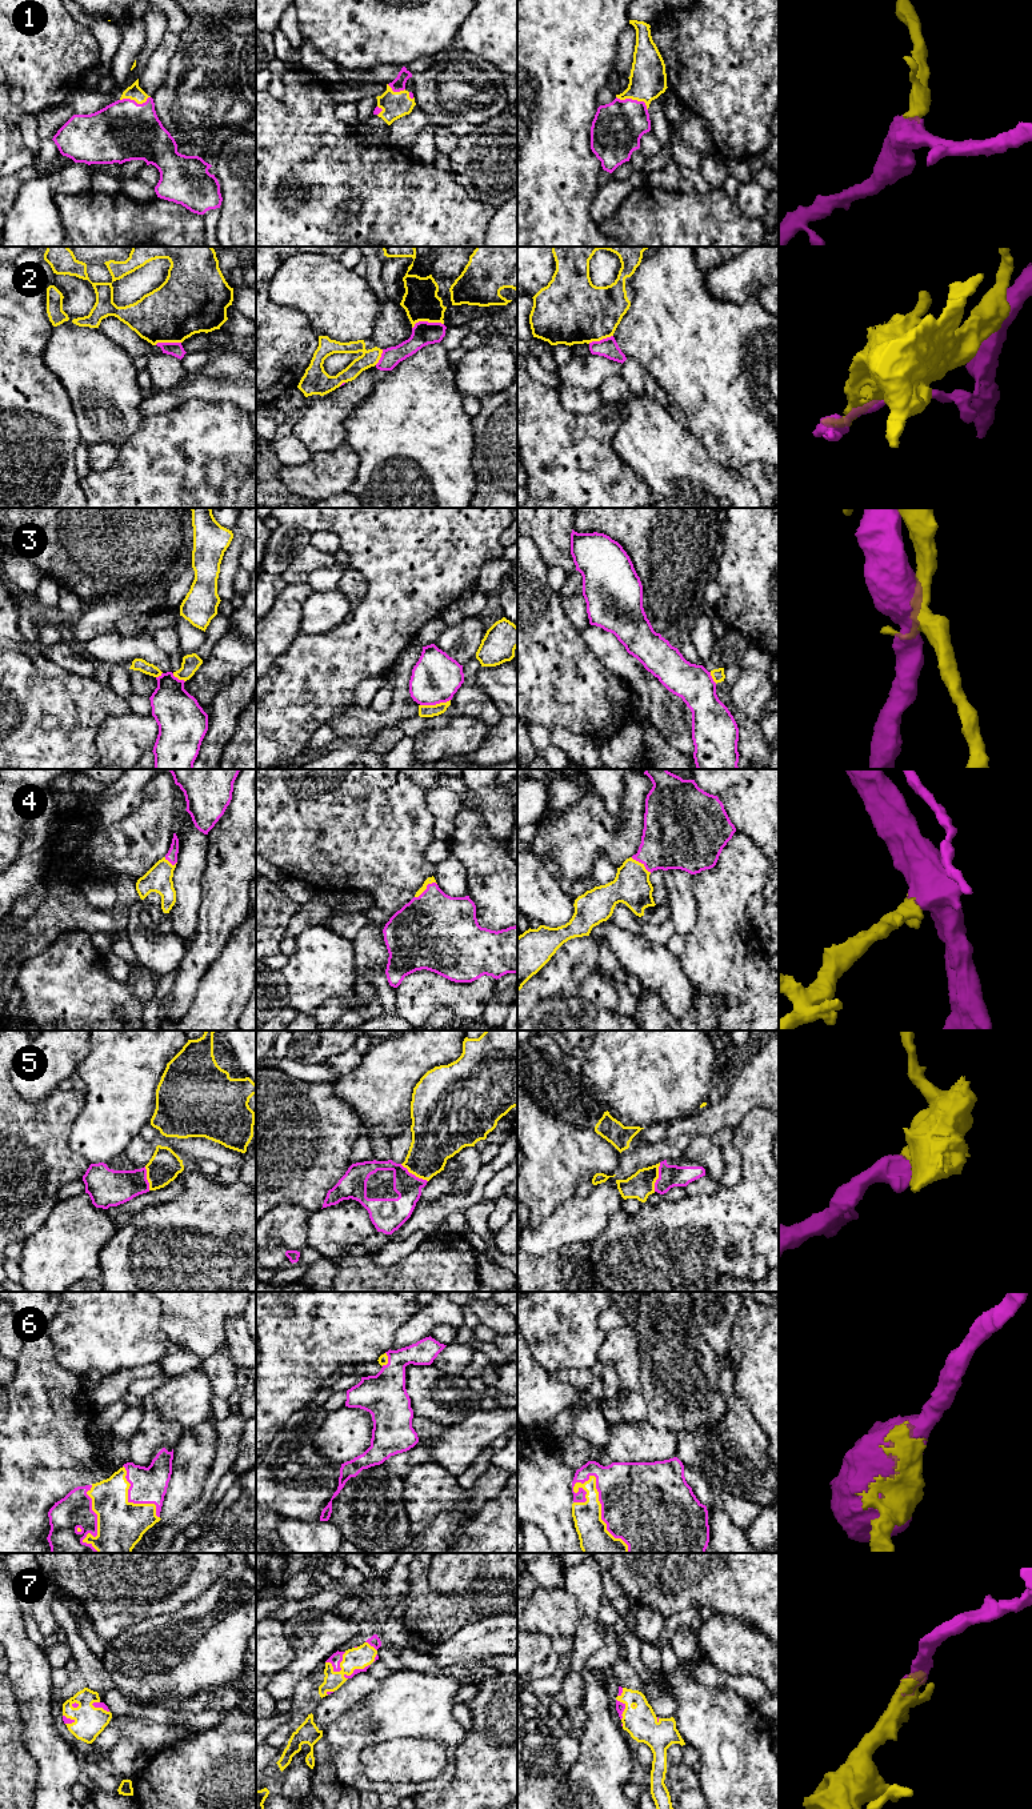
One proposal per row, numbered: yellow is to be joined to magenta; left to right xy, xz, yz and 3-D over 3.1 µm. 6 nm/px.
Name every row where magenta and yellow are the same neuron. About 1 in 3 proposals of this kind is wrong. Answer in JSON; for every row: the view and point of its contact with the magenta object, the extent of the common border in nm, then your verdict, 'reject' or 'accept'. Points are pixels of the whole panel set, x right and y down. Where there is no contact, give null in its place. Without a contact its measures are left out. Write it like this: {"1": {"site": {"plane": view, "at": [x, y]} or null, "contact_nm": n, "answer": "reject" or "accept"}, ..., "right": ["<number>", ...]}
{"1": {"site": {"plane": "yz", "at": [634, 100]}, "contact_nm": 200, "answer": "accept"}, "2": {"site": {"plane": "xz", "at": [427, 321]}, "contact_nm": 190, "answer": "reject"}, "3": {"site": {"plane": "xz", "at": [435, 704]}, "contact_nm": 190, "answer": "reject"}, "4": {"site": {"plane": "xz", "at": [427, 888]}, "contact_nm": 160, "answer": "accept"}, "5": {"site": {"plane": "yz", "at": [659, 1177]}, "contact_nm": 180, "answer": "accept"}, "6": {"site": {"plane": "yz", "at": [602, 1508]}, "contact_nm": 550, "answer": "accept"}, "7": {"site": {"plane": "xz", "at": [339, 1664]}, "contact_nm": 150, "answer": "accept"}, "right": ["1", "4", "5", "6", "7"]}

